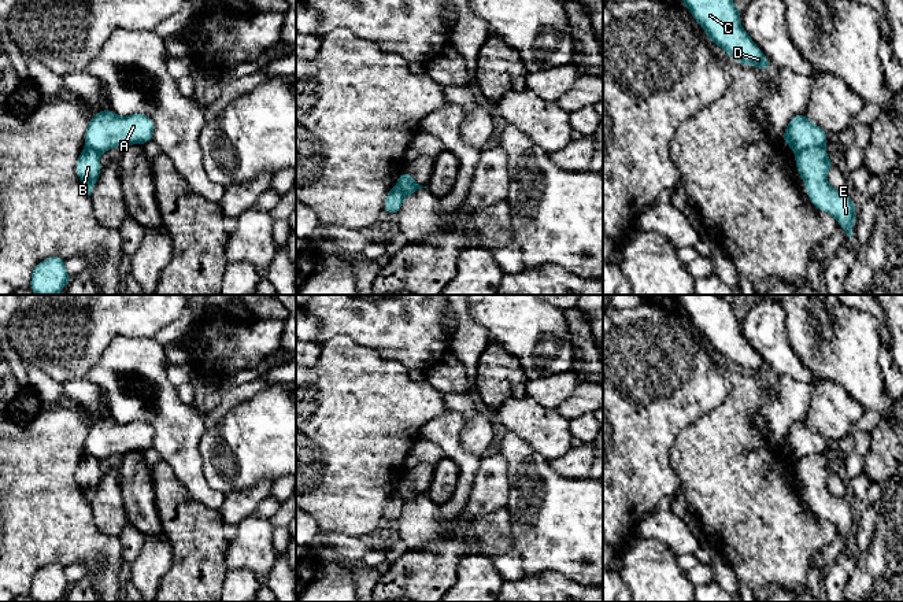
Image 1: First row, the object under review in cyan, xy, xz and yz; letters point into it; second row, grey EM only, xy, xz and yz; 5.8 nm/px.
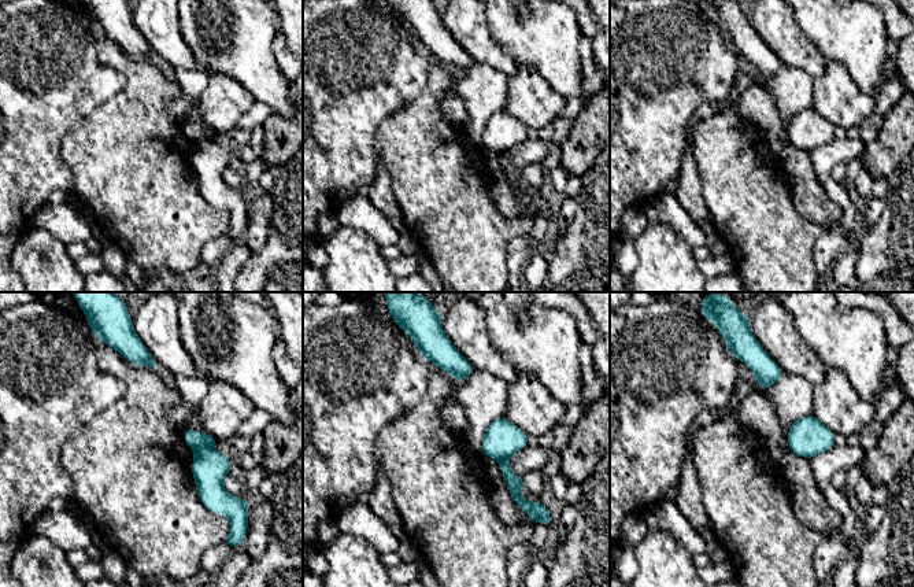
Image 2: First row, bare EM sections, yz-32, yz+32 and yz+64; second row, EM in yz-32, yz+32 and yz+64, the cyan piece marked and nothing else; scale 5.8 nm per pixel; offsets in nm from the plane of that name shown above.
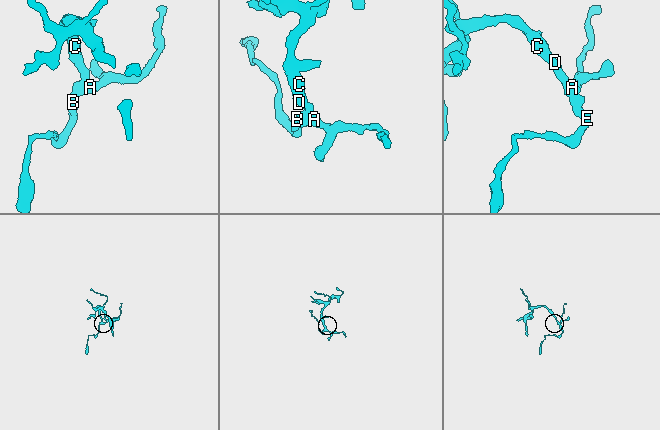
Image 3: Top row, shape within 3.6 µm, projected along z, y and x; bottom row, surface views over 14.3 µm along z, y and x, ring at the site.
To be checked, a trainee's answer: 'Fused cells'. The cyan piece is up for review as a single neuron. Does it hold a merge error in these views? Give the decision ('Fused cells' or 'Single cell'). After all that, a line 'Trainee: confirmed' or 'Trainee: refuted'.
Fused cells
Trainee: confirmed

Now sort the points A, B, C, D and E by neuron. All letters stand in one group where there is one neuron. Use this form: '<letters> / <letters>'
A C D / B E

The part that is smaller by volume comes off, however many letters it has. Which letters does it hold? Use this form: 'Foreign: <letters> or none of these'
Foreign: B, E

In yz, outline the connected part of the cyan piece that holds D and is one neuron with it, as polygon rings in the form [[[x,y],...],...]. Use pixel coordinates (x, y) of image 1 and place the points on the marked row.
[[[682,0],[708,38],[730,58],[758,69],[770,70],[763,52],[740,25],[740,11],[733,0]]]

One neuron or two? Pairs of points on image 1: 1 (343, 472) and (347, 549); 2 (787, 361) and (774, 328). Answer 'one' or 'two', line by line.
1: two
2: one

